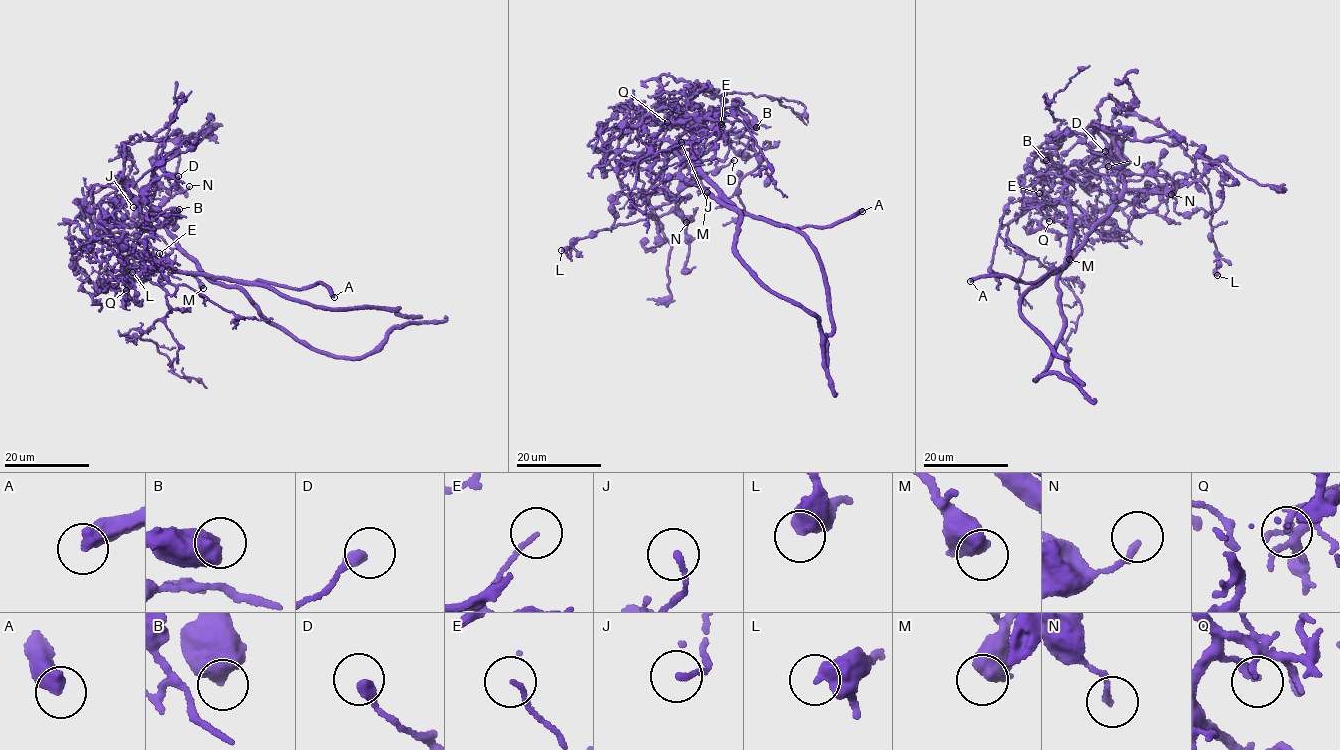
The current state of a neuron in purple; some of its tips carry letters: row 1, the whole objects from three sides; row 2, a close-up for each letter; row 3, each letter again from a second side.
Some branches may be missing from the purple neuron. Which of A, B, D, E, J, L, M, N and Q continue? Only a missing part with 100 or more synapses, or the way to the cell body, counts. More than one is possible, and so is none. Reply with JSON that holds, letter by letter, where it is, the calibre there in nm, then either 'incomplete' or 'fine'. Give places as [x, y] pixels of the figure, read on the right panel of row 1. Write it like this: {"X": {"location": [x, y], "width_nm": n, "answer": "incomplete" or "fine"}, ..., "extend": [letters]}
{"A": {"location": [970, 281], "width_nm": 500, "answer": "incomplete"}, "B": {"location": [1046, 160], "width_nm": 650, "answer": "fine"}, "D": {"location": [1105, 151], "width_nm": 320, "answer": "fine"}, "E": {"location": [1039, 193], "width_nm": 100, "answer": "fine"}, "J": {"location": [1108, 166], "width_nm": 160, "answer": "fine"}, "L": {"location": [1217, 275], "width_nm": 500, "answer": "fine"}, "M": {"location": [1069, 259], "width_nm": 460, "answer": "fine"}, "N": {"location": [1171, 194], "width_nm": 170, "answer": "fine"}, "Q": {"location": [1049, 221], "width_nm": 190, "answer": "fine"}, "extend": ["A"]}

